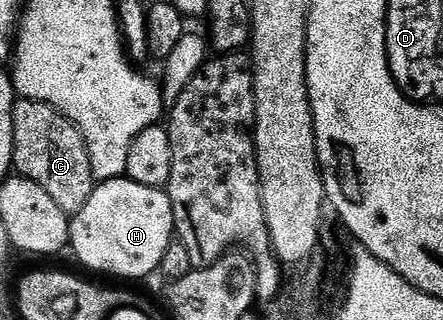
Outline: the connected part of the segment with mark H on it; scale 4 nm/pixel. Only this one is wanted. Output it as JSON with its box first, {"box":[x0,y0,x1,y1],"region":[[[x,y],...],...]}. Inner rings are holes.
{"box":[69,176,175,278],"region":[[[127,176],[124,178],[116,178],[110,182],[103,182],[94,185],[91,192],[91,200],[87,200],[87,204],[83,204],[83,208],[79,213],[72,215],[69,224],[69,241],[71,243],[71,251],[89,270],[98,270],[101,274],[114,274],[117,278],[145,278],[152,270],[156,271],[160,267],[163,260],[163,252],[167,252],[167,248],[175,240],[175,231],[173,228],[173,209],[171,208],[171,200],[168,193],[164,189],[155,186],[144,186],[138,182],[132,182]]]}

